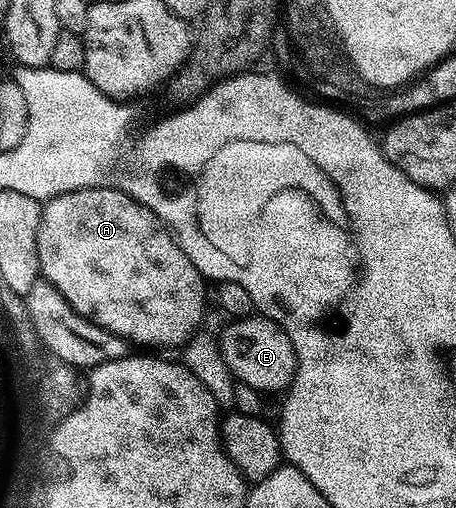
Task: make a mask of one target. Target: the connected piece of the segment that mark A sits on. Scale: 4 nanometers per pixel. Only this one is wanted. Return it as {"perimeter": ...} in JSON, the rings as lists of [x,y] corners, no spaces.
{"perimeter":[[[82,188],[81,190],[66,192],[46,201],[42,205],[39,225],[37,226],[37,258],[39,259],[42,279],[50,282],[65,298],[65,302],[69,302],[69,306],[73,306],[73,310],[77,310],[77,314],[81,314],[86,320],[93,321],[97,326],[101,326],[113,334],[122,336],[132,345],[178,344],[178,346],[183,346],[196,332],[200,331],[202,324],[199,323],[203,320],[203,307],[206,306],[207,300],[209,304],[209,288],[202,274],[197,270],[197,266],[193,266],[193,262],[189,262],[189,258],[185,258],[185,250],[181,250],[181,246],[175,241],[174,235],[163,221],[157,219],[153,210],[141,206],[141,202],[129,198],[129,194],[125,194],[121,190]]]}

